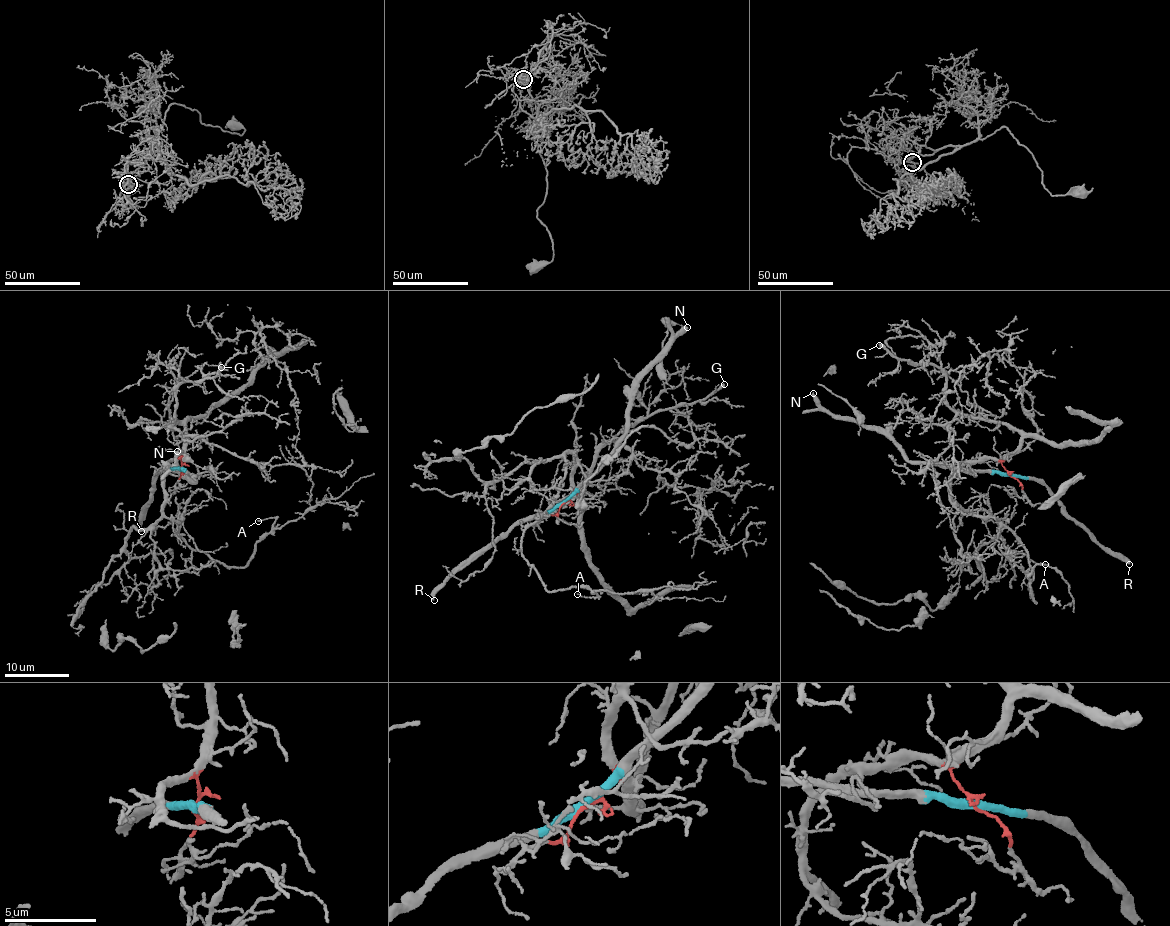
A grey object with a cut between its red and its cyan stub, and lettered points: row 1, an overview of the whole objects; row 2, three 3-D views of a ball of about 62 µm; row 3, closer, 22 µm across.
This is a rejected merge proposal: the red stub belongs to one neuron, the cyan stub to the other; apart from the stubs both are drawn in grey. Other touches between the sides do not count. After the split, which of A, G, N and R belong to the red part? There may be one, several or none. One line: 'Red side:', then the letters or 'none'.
Red side: A, G

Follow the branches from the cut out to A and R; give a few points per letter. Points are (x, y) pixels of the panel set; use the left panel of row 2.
A: (180, 468), (178, 458), (166, 464), (163, 514), (183, 515), (186, 545), (242, 567), (275, 520), (257, 521)
R: (180, 468), (163, 470), (156, 478), (151, 500), (139, 524), (138, 529), (142, 531)

